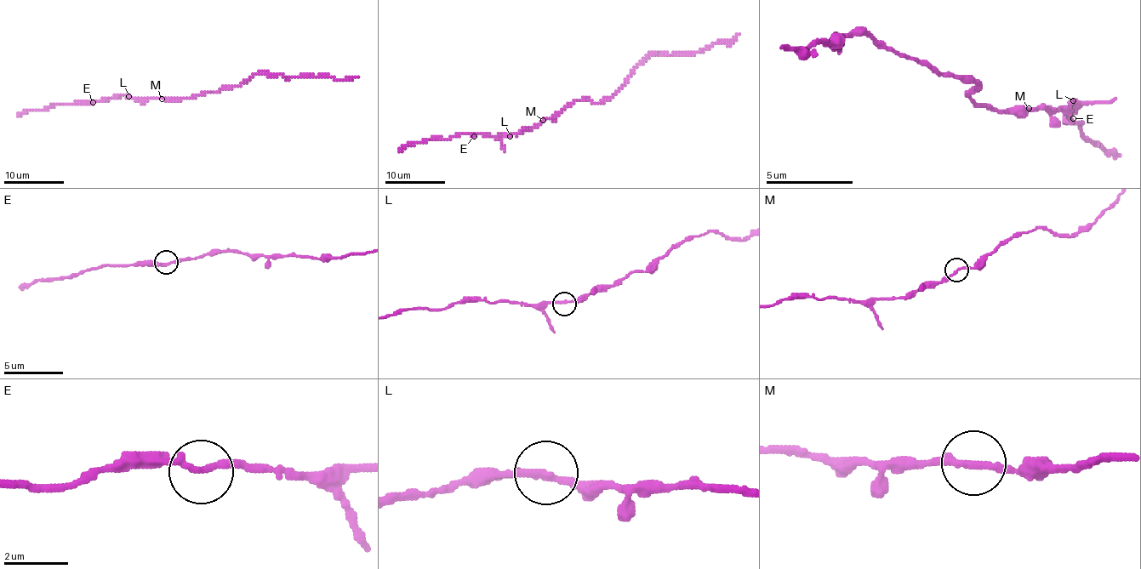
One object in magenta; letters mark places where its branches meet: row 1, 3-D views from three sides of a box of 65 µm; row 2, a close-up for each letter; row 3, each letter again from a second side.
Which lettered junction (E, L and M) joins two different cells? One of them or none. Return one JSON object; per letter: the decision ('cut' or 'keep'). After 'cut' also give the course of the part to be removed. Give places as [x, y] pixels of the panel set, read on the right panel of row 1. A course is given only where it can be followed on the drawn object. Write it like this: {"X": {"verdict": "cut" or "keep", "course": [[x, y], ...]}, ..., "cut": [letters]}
{"E": {"verdict": "keep"}, "L": {"verdict": "keep"}, "M": {"verdict": "keep"}, "cut": []}

